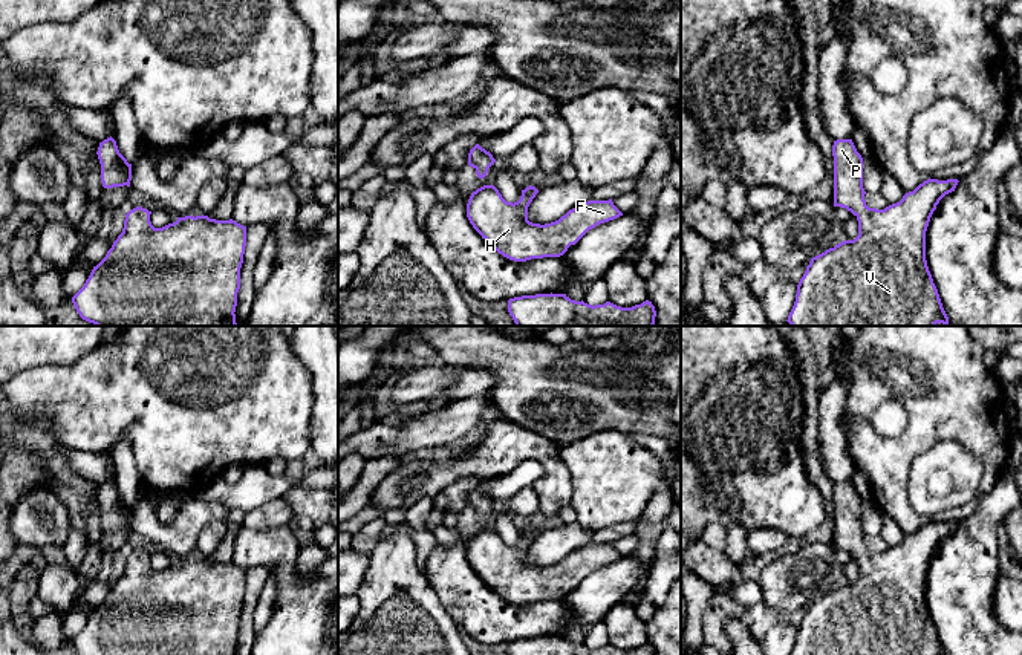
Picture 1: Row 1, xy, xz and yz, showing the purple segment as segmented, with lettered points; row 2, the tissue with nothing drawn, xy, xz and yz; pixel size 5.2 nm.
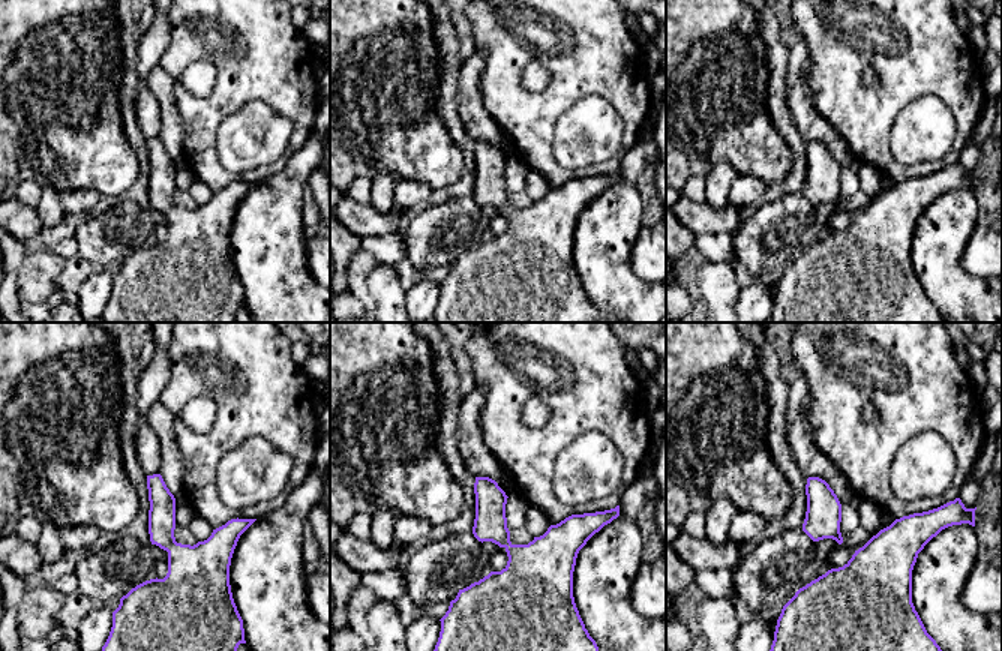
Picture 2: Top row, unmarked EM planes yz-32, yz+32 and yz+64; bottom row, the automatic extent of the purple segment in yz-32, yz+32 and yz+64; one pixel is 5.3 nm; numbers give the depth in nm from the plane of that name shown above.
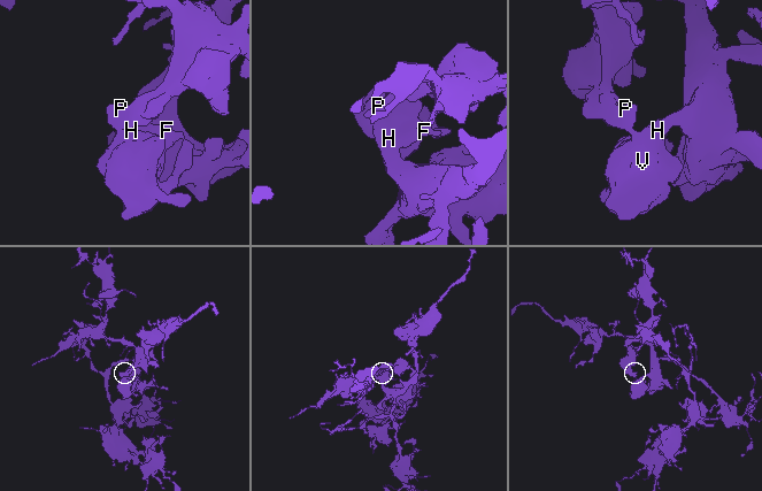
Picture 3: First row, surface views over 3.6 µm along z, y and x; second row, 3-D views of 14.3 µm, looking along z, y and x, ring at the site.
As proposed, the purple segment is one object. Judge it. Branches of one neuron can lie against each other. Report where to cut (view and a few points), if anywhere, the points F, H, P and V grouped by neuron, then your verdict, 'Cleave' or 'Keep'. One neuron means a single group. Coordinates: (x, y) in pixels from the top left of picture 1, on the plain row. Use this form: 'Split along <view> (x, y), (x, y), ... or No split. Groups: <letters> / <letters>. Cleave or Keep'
No split. Groups: F H P V. Keep

